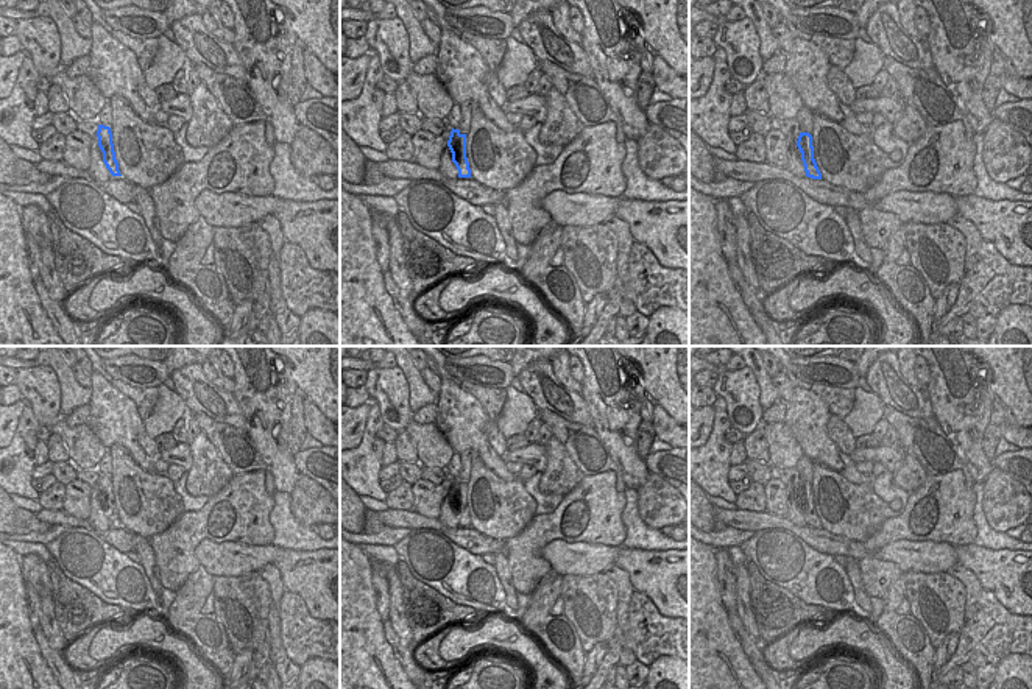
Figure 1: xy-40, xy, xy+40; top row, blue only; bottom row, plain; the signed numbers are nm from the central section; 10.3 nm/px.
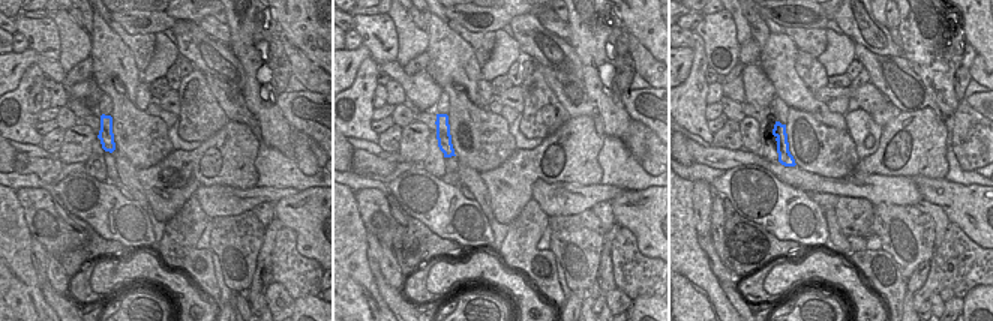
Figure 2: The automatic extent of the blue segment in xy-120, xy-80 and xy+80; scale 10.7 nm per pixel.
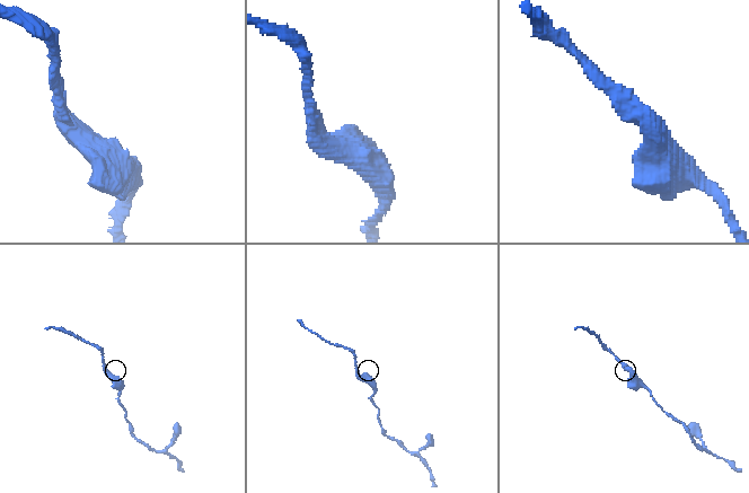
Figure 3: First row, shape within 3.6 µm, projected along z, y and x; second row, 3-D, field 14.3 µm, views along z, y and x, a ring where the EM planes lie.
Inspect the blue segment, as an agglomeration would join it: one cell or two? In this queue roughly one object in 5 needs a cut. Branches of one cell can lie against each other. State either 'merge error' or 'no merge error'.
no merge error

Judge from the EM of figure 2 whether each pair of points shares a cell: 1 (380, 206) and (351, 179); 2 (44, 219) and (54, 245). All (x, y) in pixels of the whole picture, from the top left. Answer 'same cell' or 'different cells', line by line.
1: different cells
2: same cell

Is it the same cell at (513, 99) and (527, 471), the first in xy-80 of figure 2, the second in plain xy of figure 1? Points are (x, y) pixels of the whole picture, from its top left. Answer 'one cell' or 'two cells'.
two cells

